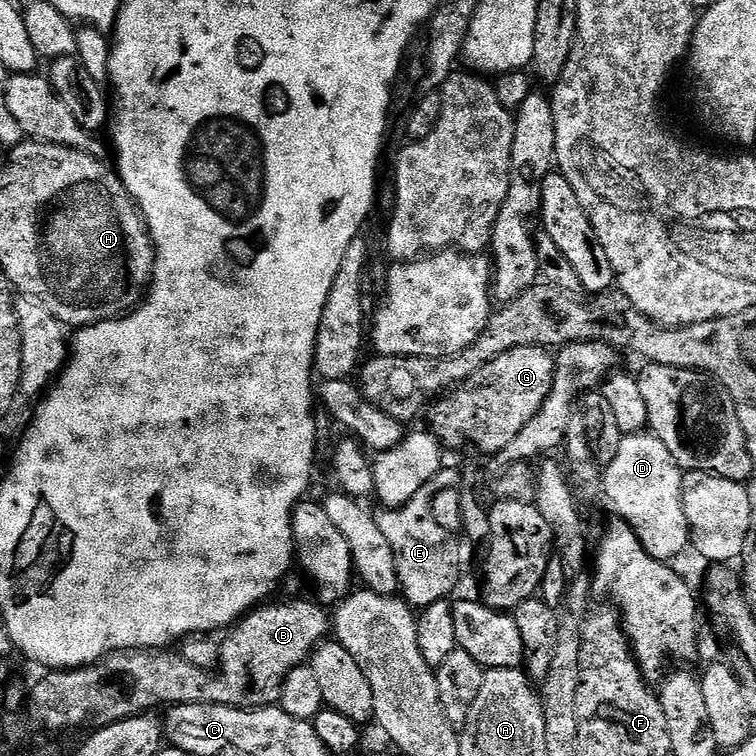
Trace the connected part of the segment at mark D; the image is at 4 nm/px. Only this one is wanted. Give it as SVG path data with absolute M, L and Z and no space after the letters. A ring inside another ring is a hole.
M655 434L625 435L612 458L616 461L616 472L612 472L608 484L612 484L612 492L616 492L616 504L628 504L628 508L624 508L624 512L628 512L625 521L632 520L629 526L636 524L635 528L640 528L636 536L644 536L640 544L652 548L655 560L672 562L690 544L690 529L684 513L685 477L680 465ZM632 504L644 504L648 512L644 512L644 508L632 508ZM652 508L660 508L660 512L652 512Z

